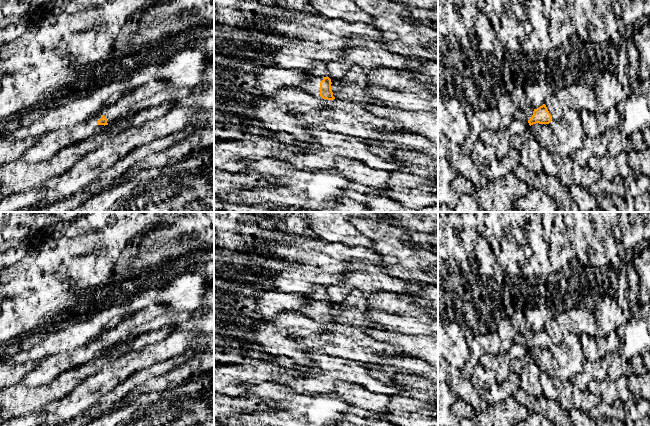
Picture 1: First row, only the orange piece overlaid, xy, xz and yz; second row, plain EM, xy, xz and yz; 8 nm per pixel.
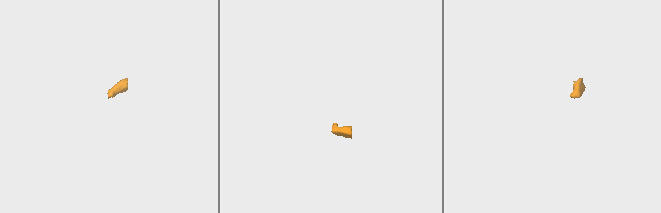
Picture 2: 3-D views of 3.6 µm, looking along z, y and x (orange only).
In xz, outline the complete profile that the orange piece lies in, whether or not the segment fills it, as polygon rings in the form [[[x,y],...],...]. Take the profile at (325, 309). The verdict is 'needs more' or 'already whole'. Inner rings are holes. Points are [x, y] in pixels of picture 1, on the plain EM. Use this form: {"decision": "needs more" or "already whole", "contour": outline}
{"decision": "needs more", "contour": [[[315,285],[311,294],[305,295],[308,300],[322,301],[320,306],[320,320],[323,323],[334,324],[333,316],[331,314],[331,303],[327,294],[326,286]]]}

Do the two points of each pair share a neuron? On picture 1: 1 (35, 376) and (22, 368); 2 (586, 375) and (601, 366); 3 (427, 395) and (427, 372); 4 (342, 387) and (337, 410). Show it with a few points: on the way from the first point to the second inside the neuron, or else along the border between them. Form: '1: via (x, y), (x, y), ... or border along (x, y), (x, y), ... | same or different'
1: border along (46, 359), (19, 382) | different
2: via (590, 372), (597, 370) | same
3: border along (420, 376), (427, 379) | different
4: border along (333, 391), (337, 392), (353, 406) | different

